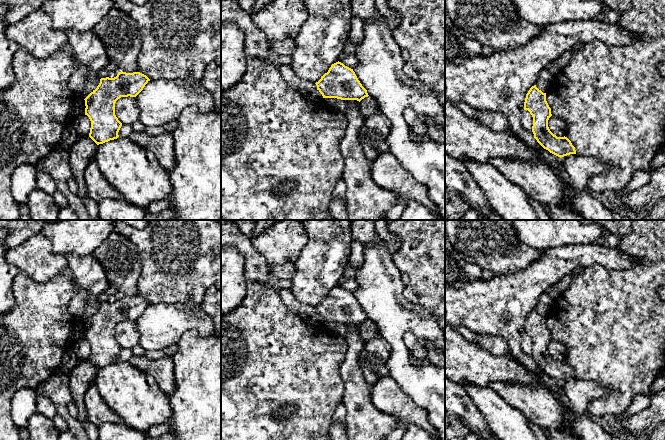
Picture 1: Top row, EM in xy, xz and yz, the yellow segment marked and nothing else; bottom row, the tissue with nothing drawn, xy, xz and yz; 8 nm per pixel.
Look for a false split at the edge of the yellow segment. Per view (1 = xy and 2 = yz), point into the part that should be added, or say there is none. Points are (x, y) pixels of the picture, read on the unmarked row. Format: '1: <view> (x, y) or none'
1: none
2: none

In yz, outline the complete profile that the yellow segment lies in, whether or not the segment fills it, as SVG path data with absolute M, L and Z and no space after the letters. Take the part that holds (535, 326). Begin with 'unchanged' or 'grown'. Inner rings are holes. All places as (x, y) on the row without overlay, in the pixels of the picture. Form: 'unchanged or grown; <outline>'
unchanged; M536 309L526 318L524 334L528 334L532 339L534 362L544 373L560 382L576 378L575 371L567 361L557 361L550 355L548 344L552 340L551 332L546 325L546 317L539 314Z

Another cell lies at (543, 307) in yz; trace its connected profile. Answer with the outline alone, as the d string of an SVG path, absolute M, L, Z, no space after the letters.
M545 290L536 305L536 311L541 314L543 317L547 317L549 315L550 308L553 304L553 300L550 297L548 290Z

